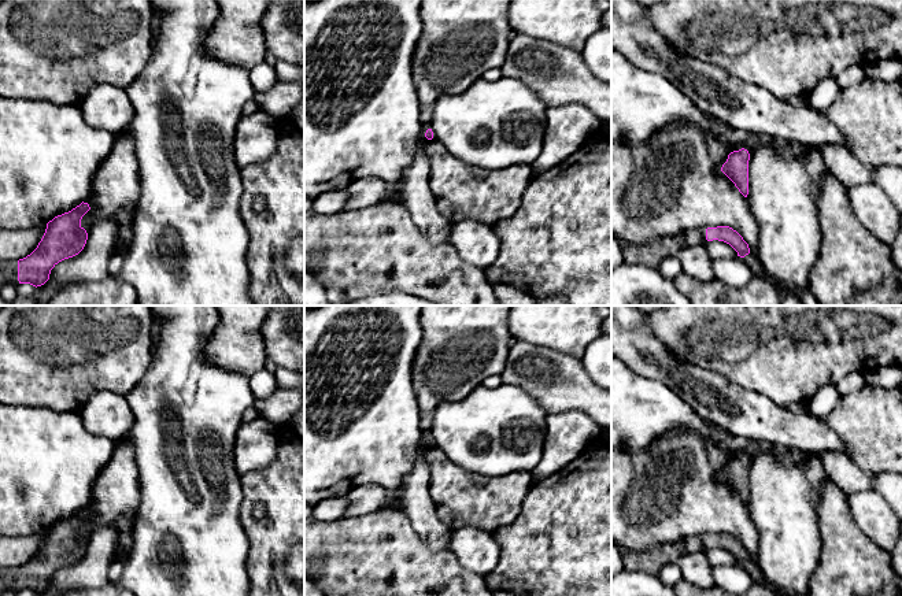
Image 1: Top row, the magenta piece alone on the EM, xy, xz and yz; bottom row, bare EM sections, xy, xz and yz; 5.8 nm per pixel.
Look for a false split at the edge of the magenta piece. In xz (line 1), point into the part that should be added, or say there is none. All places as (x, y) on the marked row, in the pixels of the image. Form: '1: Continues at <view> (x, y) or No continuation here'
1: No continuation here

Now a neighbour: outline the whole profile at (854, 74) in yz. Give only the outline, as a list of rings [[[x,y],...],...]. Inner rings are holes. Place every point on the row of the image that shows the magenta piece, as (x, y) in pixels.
[[[853,64],[844,69],[838,77],[836,82],[840,89],[846,89],[865,81],[865,71],[862,66]]]

